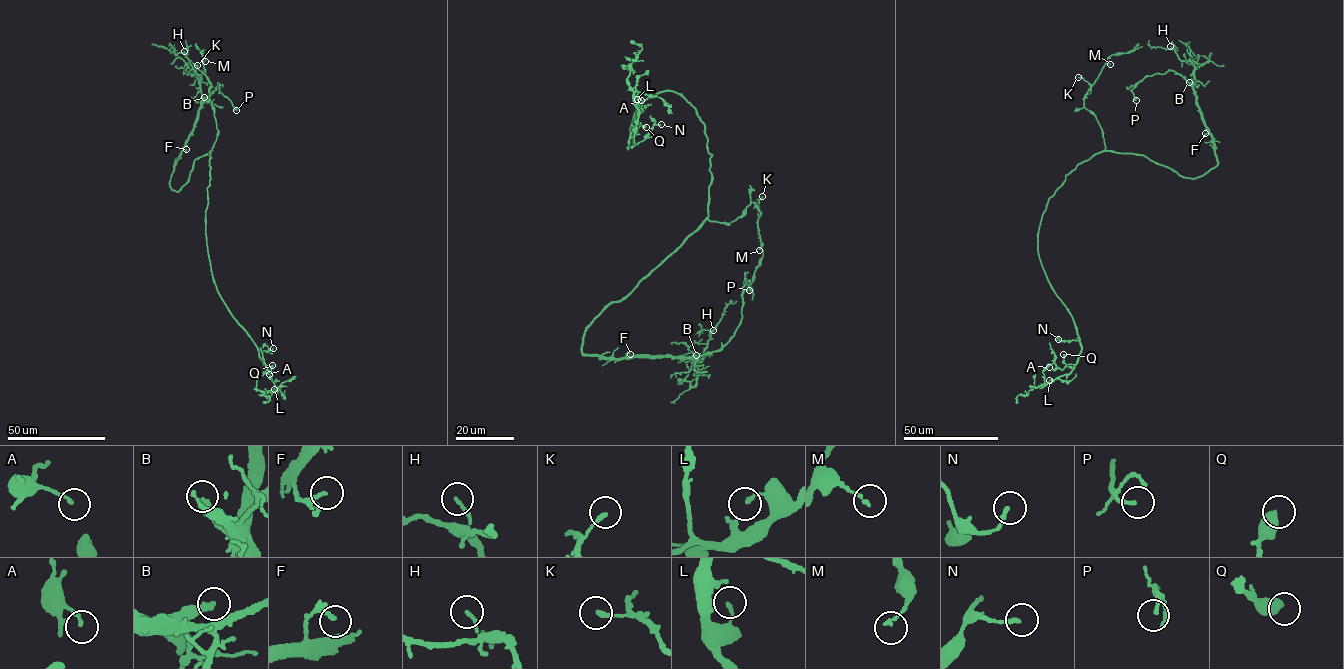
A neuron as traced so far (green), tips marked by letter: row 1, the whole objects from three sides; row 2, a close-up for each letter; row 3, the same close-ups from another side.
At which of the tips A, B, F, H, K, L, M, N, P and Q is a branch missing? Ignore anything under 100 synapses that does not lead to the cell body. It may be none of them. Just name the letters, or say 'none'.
B

